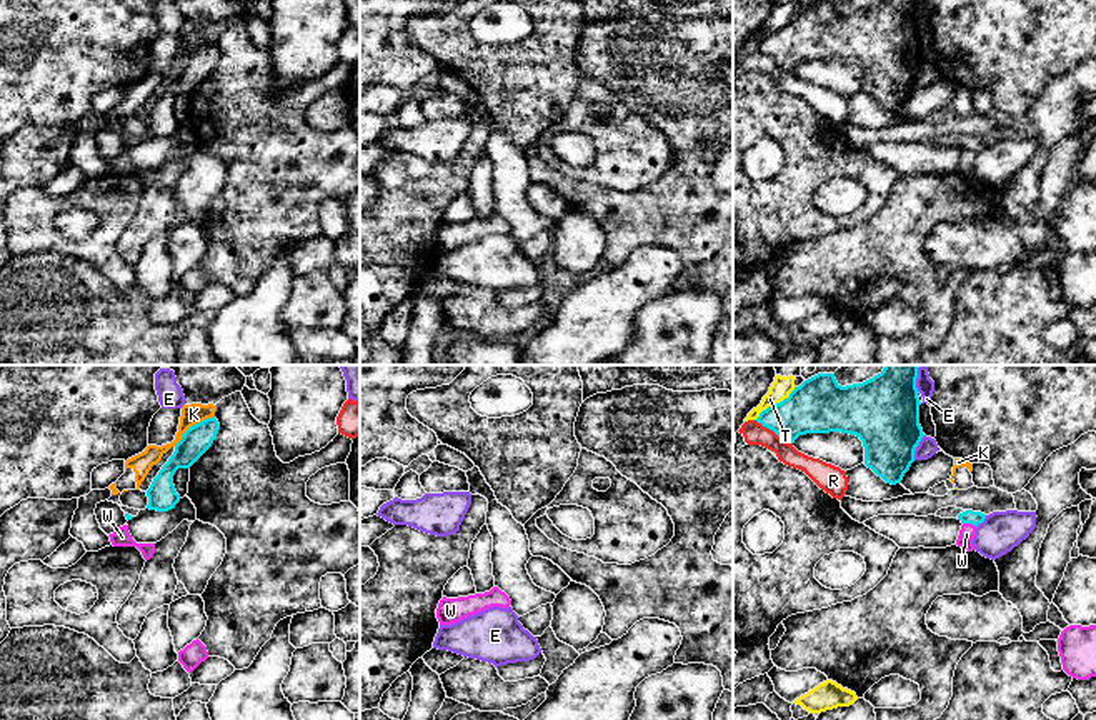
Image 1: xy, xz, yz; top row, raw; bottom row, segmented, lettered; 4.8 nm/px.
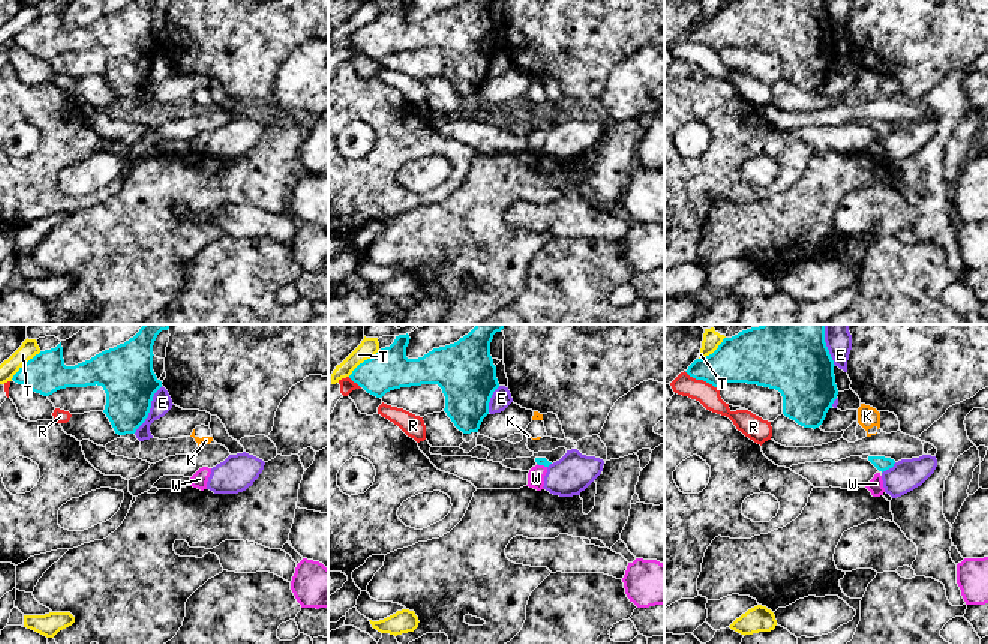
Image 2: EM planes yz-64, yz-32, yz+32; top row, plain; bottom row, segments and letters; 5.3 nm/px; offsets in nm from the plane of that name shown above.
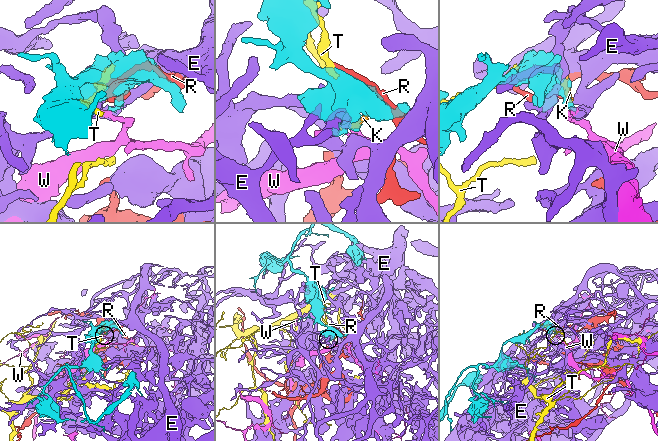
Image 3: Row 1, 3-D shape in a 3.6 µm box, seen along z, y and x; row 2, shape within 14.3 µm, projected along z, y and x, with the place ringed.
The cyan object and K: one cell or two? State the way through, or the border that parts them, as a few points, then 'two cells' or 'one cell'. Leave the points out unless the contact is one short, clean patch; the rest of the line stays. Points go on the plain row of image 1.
two cells

